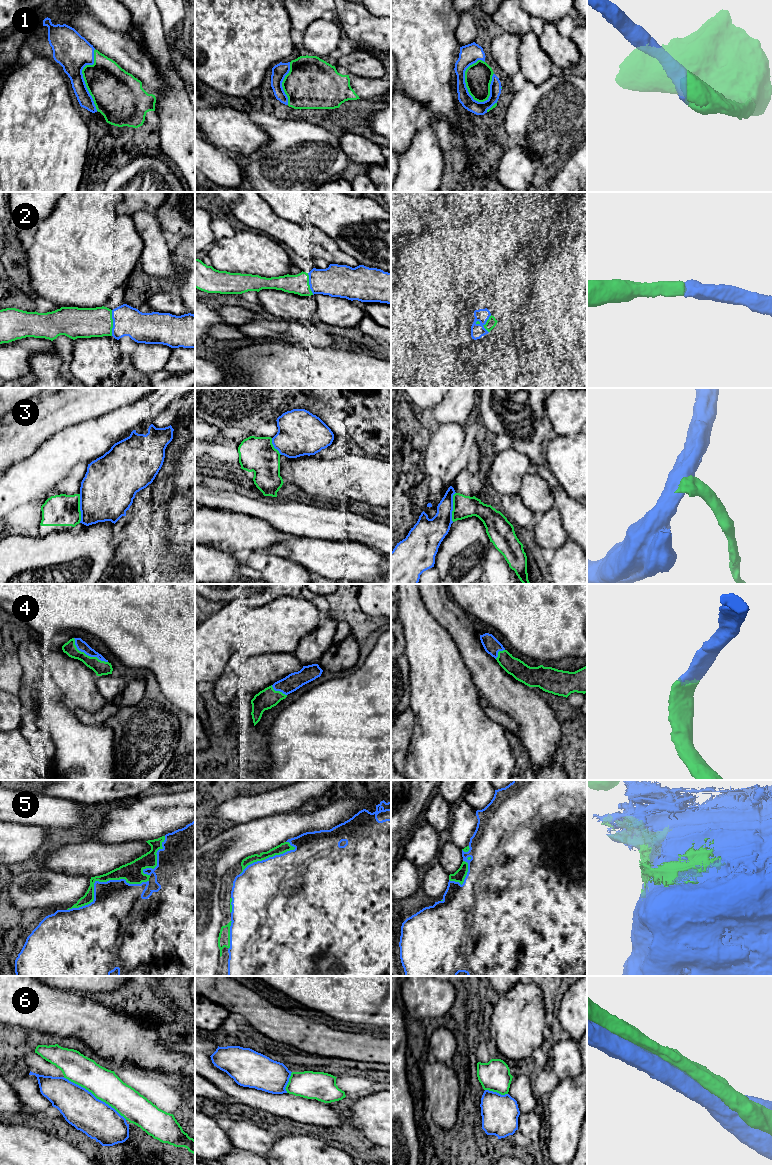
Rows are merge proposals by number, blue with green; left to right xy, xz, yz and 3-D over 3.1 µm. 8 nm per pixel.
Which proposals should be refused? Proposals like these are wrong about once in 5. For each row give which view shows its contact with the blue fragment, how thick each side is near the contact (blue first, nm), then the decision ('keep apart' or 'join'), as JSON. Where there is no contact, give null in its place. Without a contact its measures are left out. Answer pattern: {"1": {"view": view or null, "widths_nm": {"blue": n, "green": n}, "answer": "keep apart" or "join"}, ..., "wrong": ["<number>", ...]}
{"1": {"view": "yz", "widths_nm": {"blue": 160, "green": 220}, "answer": "join"}, "2": {"view": "xy", "widths_nm": {"blue": 240, "green": 240}, "answer": "join"}, "3": {"view": "yz", "widths_nm": {"blue": 200, "green": 180}, "answer": "join"}, "4": {"view": "xy", "widths_nm": {"blue": 90, "green": 110}, "answer": "join"}, "5": {"view": "xy", "widths_nm": {"blue": 420, "green": 140}, "answer": "keep apart"}, "6": {"view": "xy", "widths_nm": {"blue": 300, "green": 240}, "answer": "join"}, "wrong": ["5"]}

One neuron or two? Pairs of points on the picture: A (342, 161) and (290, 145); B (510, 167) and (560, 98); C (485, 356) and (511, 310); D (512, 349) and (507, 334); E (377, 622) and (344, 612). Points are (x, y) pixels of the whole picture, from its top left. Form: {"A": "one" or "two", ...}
{"A": "one", "B": "one", "C": "one", "D": "two", "E": "one"}

